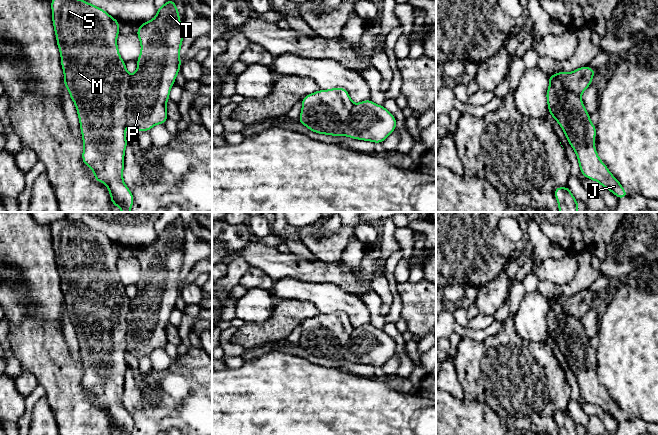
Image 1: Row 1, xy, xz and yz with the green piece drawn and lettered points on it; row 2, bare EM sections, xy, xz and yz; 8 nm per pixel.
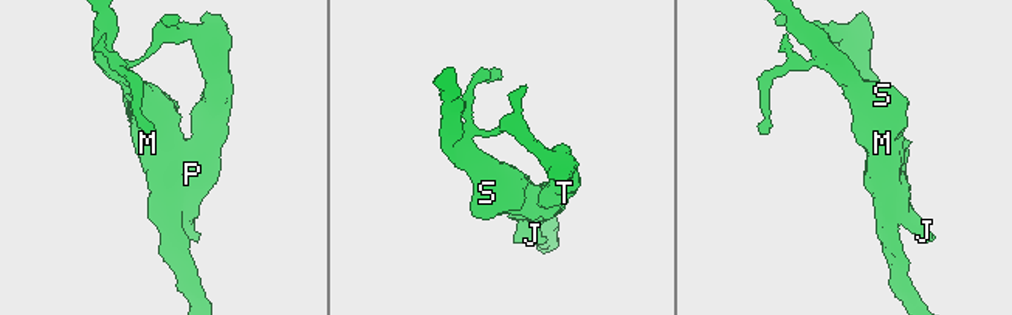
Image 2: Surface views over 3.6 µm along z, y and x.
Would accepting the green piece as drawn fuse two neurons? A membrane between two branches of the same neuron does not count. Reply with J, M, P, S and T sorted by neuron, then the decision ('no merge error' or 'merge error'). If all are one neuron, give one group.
J P T / M S; merge error

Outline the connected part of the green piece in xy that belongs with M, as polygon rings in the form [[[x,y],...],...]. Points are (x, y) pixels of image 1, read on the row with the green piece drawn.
[[[51,0],[52,8],[52,22],[54,25],[57,45],[61,55],[61,66],[64,72],[64,84],[68,89],[71,99],[73,100],[77,114],[80,121],[80,130],[83,139],[83,163],[90,167],[94,172],[94,178],[97,182],[105,183],[108,187],[108,192],[111,195],[112,205],[116,205],[120,208],[122,212],[130,212],[131,207],[134,203],[134,198],[130,189],[125,185],[123,180],[123,169],[124,169],[124,154],[125,149],[128,144],[125,137],[126,128],[126,117],[127,117],[127,107],[128,107],[128,89],[130,84],[130,75],[127,72],[125,61],[120,57],[116,39],[119,35],[119,21],[110,16],[102,8],[90,4],[84,0]]]

